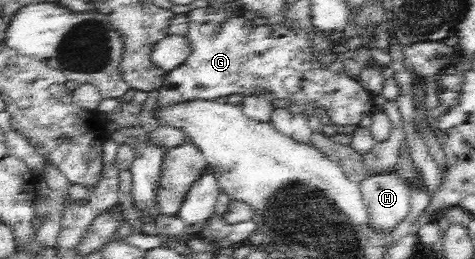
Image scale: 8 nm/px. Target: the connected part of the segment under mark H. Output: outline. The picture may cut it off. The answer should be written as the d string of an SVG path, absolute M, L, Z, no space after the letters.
M395 173L377 174L360 185L367 206L368 229L389 234L409 213L410 186Z

